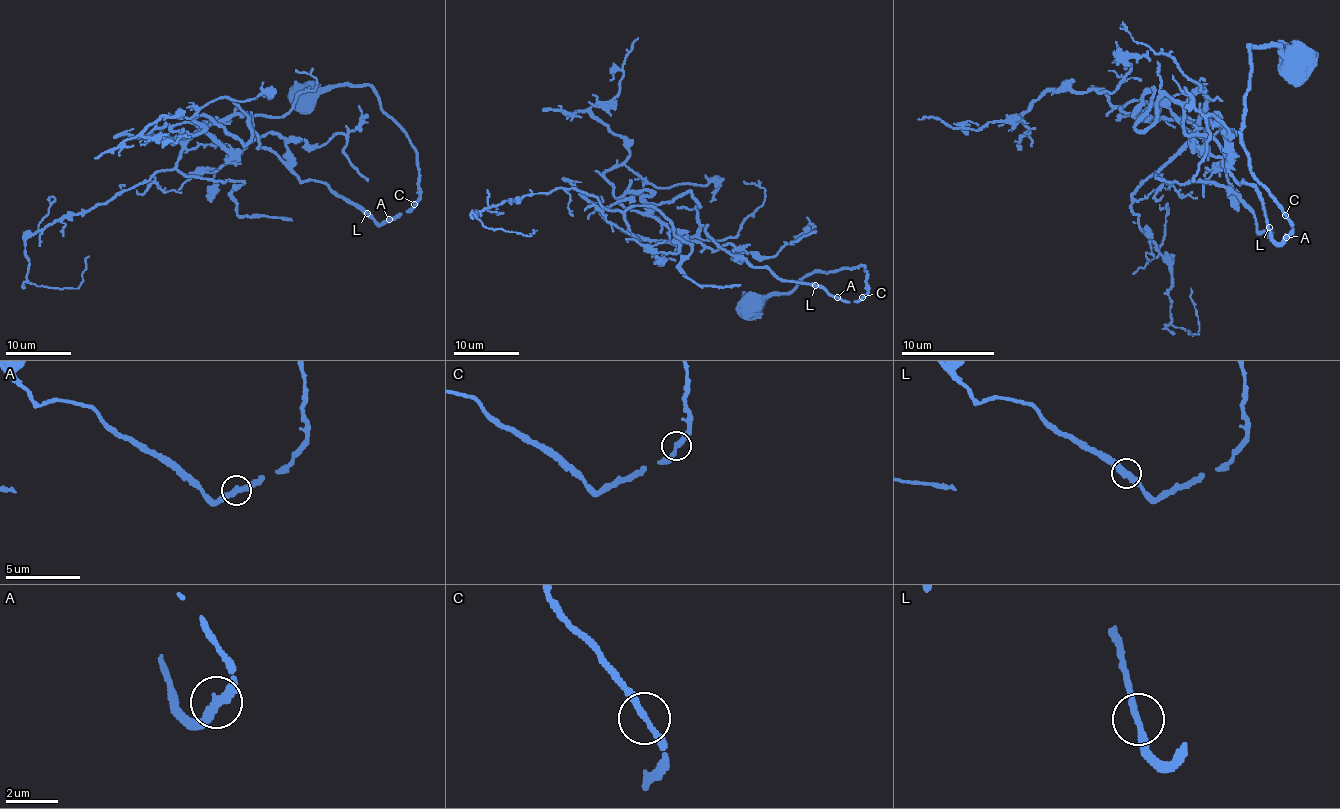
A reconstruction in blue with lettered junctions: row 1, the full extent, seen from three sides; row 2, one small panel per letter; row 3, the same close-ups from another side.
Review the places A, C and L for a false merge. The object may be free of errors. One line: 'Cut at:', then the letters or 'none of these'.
Cut at: none of these

